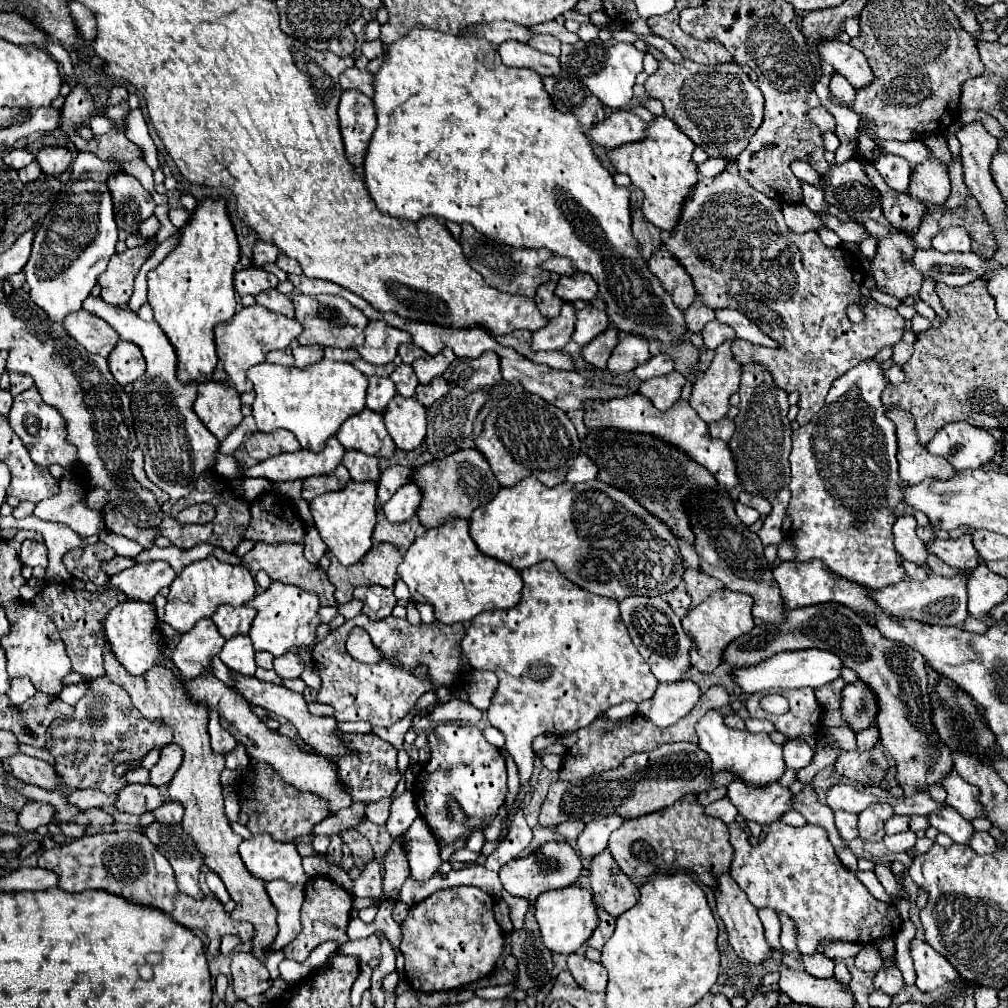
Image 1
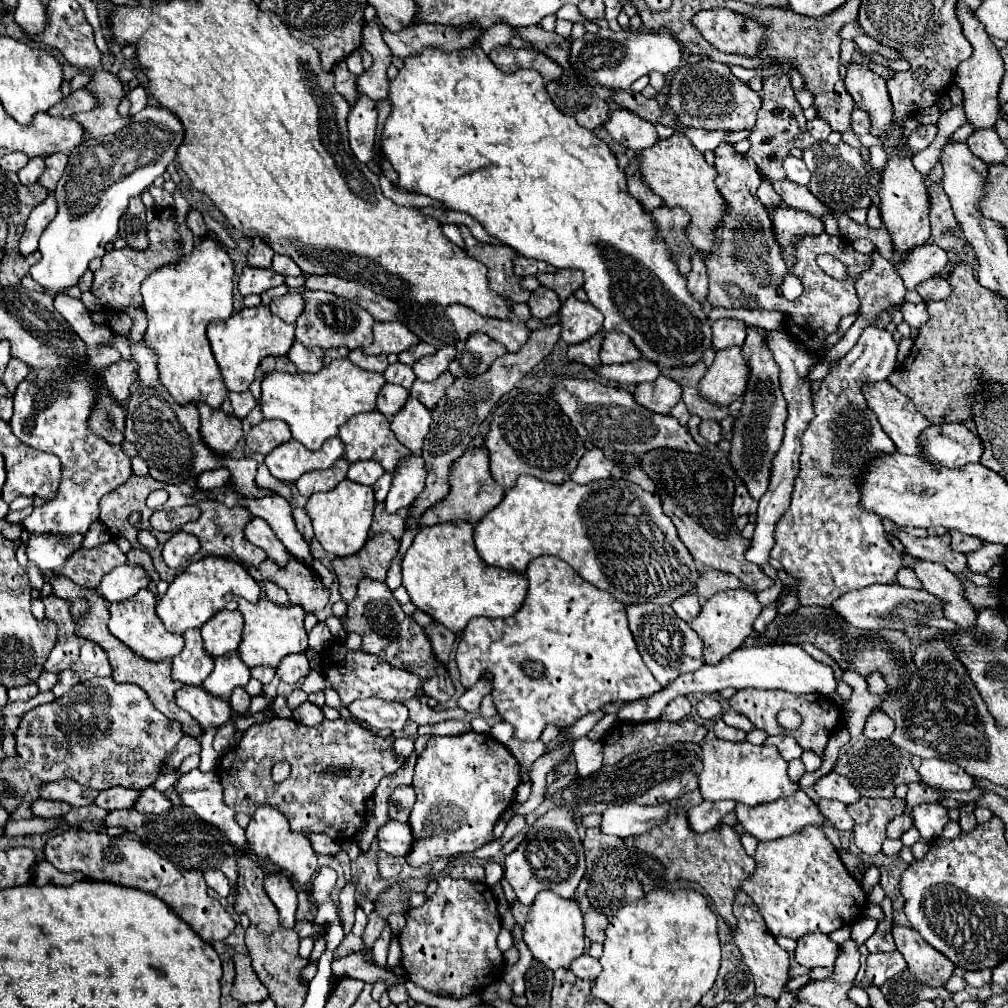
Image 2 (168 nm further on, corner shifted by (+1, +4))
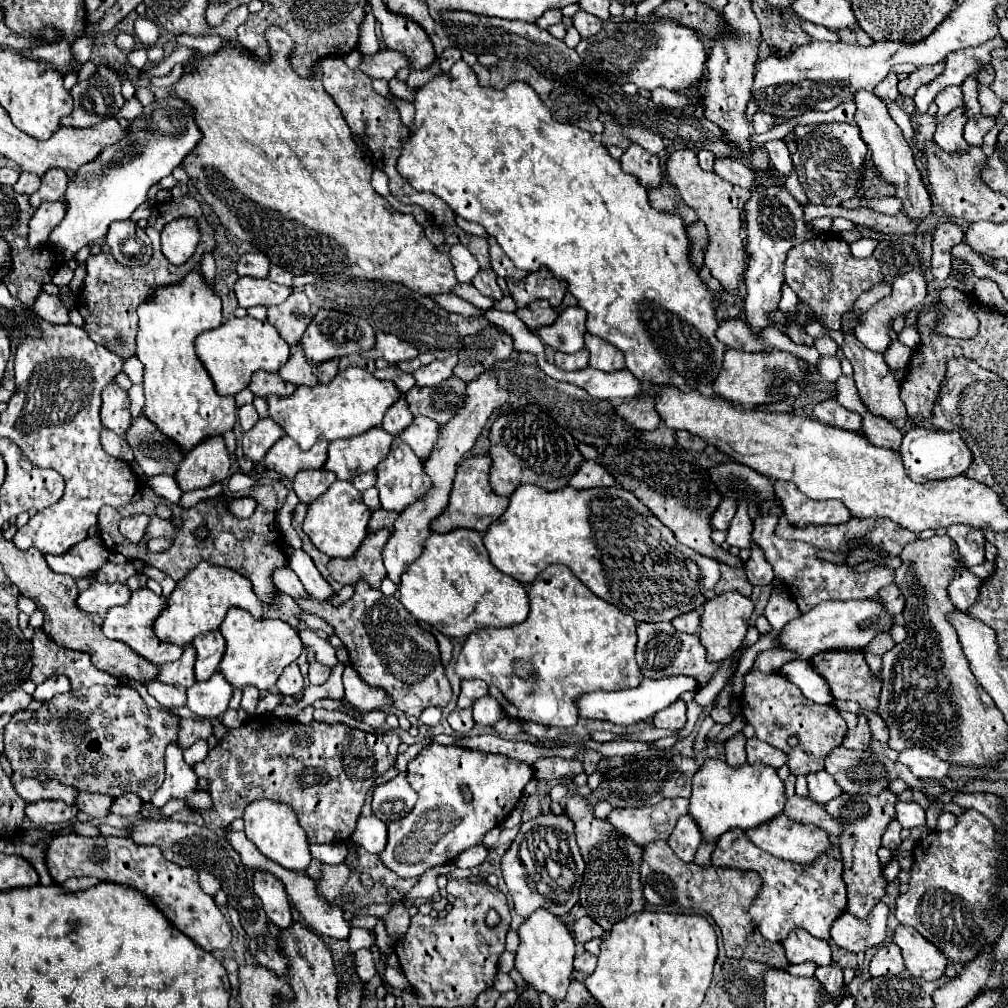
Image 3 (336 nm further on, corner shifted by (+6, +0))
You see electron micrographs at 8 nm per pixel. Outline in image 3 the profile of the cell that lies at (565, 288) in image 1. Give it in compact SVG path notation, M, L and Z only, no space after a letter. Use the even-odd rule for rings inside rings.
M540 268L538 272L528 274L524 280L516 282L512 278L506 280L510 296L514 298L518 308L528 306L534 300L548 300L552 308L558 308L564 294L566 294L566 282L556 280L548 270Z

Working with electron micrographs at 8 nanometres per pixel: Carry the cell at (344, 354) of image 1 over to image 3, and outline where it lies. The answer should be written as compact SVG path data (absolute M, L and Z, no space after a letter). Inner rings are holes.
M336 358L320 364L320 366L318 366L318 382L320 382L320 384L330 382L330 380L336 376L336 372L338 372L338 360L336 360Z

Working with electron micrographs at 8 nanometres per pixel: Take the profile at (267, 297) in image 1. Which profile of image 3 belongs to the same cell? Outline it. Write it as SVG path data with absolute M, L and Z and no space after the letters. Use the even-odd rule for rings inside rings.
M294 290L284 304L268 308L268 322L290 346L300 344L302 334L306 332L312 318L314 314L310 310L310 300L298 290Z

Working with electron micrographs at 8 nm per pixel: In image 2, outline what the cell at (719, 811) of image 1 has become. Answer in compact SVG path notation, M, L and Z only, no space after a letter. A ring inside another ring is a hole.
M721 800L721 802L703 802L691 810L687 810L687 818L689 818L689 824L695 832L707 832L711 828L715 828L721 818L735 810L735 804L731 804L729 800Z

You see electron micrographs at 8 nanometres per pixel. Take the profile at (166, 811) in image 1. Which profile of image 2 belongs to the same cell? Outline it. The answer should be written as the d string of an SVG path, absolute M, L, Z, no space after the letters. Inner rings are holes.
M145 788L139 796L139 800L135 802L135 810L141 814L163 814L171 806L173 806L171 800L153 788Z

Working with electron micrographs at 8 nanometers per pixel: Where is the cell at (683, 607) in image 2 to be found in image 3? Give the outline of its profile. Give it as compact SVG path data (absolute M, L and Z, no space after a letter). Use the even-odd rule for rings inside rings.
M688 612L688 616L678 616L678 618L672 620L672 626L680 632L698 634L700 632L700 614L698 612Z

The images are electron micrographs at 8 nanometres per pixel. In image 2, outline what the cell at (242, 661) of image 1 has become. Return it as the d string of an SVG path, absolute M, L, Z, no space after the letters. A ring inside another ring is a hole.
M227 652L227 656L219 656L215 660L215 670L203 682L203 686L213 696L229 696L233 688L245 686L251 678L251 670L247 664L239 660L239 652Z

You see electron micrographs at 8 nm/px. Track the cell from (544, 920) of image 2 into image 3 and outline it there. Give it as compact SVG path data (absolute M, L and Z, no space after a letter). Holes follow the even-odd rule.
M542 908L536 910L518 930L520 946L516 950L514 968L522 974L528 986L534 990L548 994L554 1002L560 1002L566 996L570 974L572 974L572 960L574 960L574 938L568 928L558 920L554 914L544 912Z

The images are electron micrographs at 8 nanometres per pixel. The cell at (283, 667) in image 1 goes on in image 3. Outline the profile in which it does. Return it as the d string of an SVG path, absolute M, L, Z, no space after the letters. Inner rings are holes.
M296 662L290 664L290 668L284 668L282 676L276 682L276 688L284 696L296 696L304 690L304 676L300 674L300 668Z

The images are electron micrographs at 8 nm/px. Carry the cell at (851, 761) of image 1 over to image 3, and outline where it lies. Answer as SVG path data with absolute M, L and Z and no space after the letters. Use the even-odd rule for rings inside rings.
M834 748L834 752L830 752L830 756L826 756L826 772L836 780L836 784L844 790L844 792L848 792L848 794L872 794L872 796L876 796L876 794L880 794L894 778L902 778L908 786L912 786L912 788L918 788L920 792L924 792L924 794L928 794L928 796L932 796L932 798L940 798L940 794L942 792L946 792L946 788L944 786L940 786L940 784L936 784L936 782L932 782L932 780L918 780L912 772L910 772L910 768L906 768L902 762L894 762L894 760L890 760L890 758L886 758L886 756L882 756L880 752L876 752L876 750L864 750L864 752L860 752L860 750L848 750L848 748Z

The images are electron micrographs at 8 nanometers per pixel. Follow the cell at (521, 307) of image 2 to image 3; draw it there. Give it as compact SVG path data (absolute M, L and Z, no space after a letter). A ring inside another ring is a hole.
M460 284L458 288L454 288L454 294L460 296L460 298L464 298L464 300L468 300L476 308L490 308L490 306L494 306L494 300L482 296L472 284Z

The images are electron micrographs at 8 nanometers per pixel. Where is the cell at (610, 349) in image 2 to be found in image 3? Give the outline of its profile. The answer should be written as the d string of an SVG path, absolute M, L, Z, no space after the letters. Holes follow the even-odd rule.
M586 334L584 336L586 350L590 352L590 366L602 372L616 372L624 368L624 356L608 342L602 342L598 336Z

